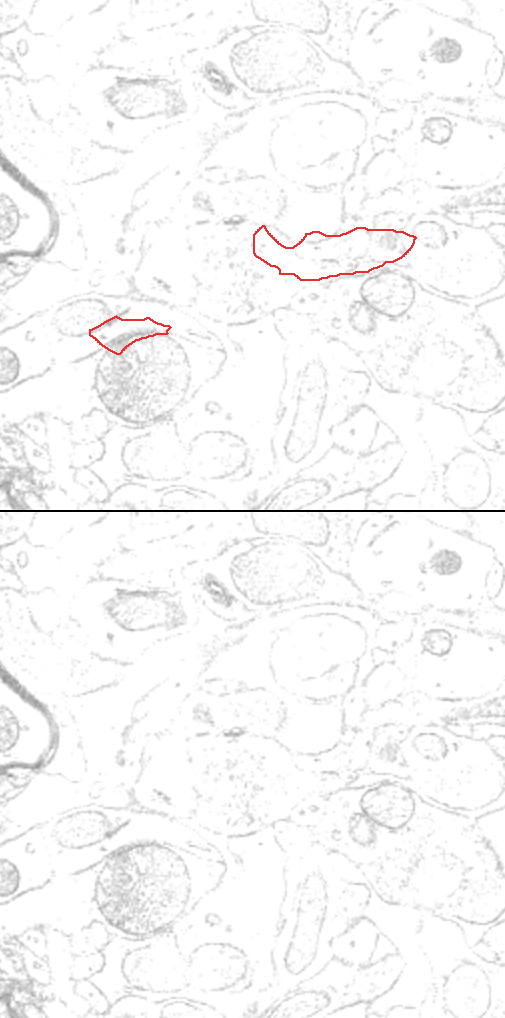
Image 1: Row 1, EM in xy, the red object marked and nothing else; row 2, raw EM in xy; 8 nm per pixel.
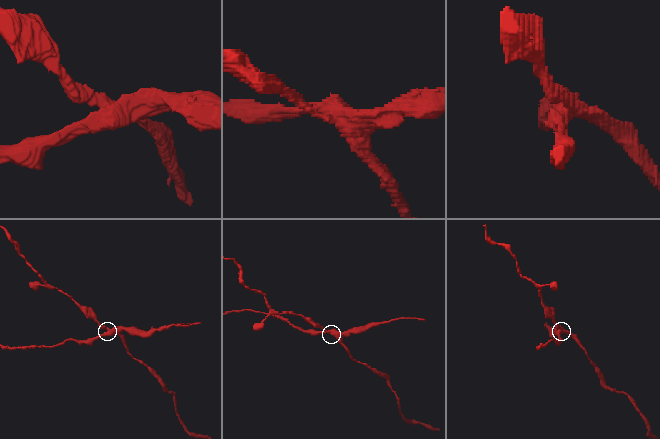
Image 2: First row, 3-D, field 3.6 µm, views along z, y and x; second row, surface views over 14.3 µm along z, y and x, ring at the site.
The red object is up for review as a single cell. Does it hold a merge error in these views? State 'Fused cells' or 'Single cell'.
Fused cells.

